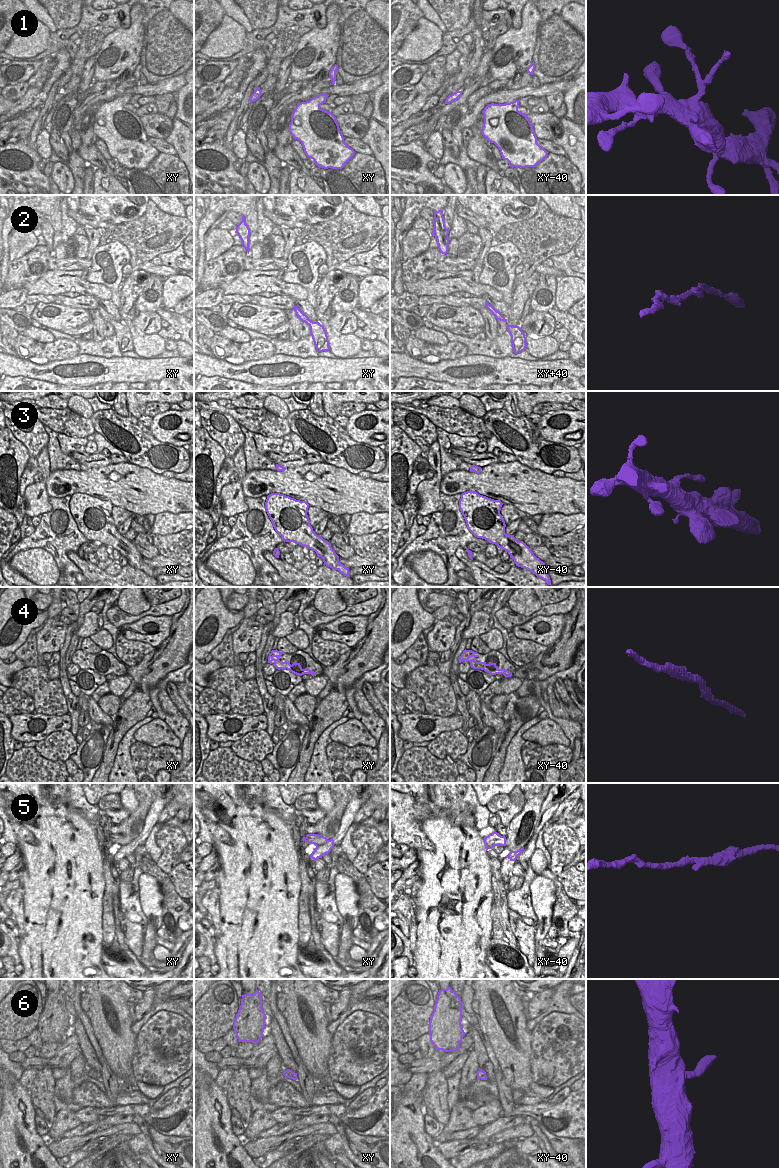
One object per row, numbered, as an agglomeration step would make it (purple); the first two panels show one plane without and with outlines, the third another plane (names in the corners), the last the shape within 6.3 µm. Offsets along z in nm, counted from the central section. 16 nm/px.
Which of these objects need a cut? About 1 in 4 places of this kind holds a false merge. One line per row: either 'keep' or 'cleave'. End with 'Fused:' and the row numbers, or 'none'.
1: keep
2: keep
3: keep
4: keep
5: keep
6: keep
Fused: none

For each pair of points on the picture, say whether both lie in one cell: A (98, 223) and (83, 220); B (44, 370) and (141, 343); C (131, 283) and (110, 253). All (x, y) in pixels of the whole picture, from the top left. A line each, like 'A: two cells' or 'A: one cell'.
A: one cell
B: two cells
C: two cells

